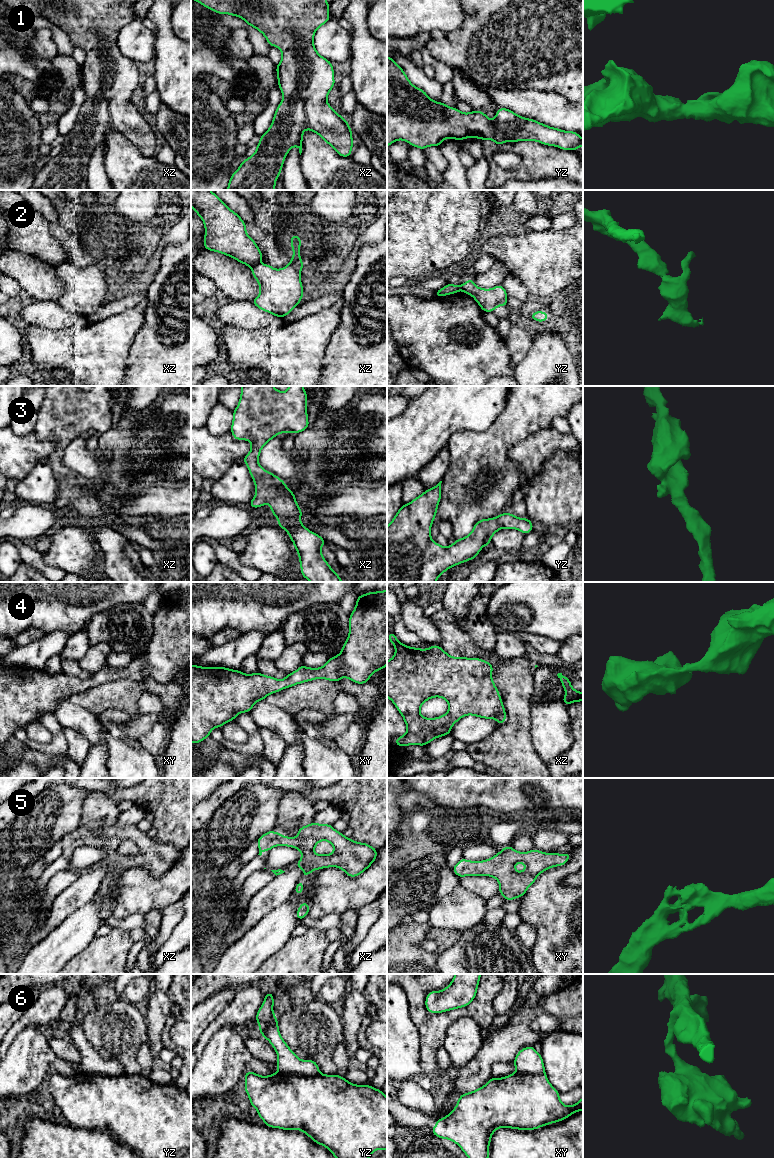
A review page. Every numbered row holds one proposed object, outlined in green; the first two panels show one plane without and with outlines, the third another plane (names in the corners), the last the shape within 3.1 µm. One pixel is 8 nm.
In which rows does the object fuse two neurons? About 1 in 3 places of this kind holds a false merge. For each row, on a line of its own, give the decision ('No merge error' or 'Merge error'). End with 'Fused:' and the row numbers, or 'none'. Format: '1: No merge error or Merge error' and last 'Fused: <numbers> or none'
1: Merge error
2: Merge error
3: No merge error
4: No merge error
5: No merge error
6: Merge error
Fused: 1, 2, 6

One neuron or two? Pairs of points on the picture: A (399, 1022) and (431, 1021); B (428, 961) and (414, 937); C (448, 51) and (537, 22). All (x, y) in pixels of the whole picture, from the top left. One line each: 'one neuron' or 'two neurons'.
A: two neurons
B: one neuron
C: one neuron

